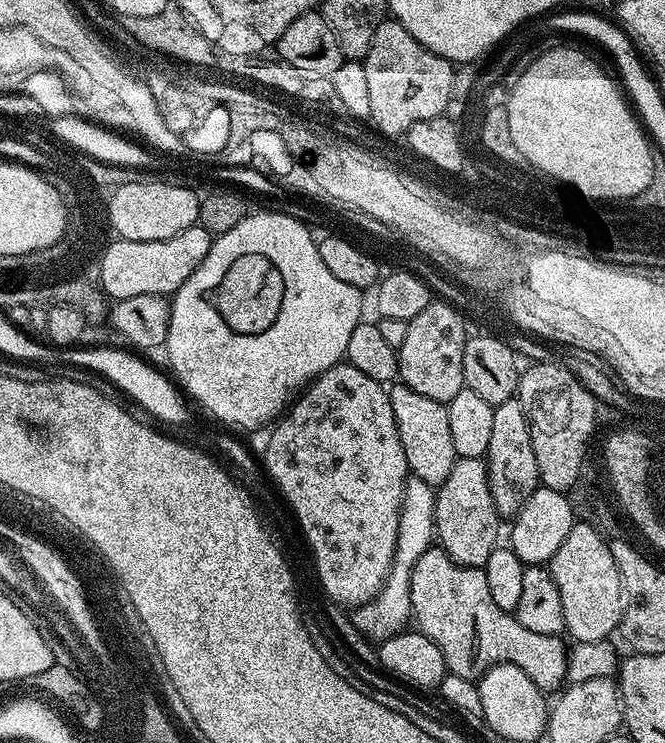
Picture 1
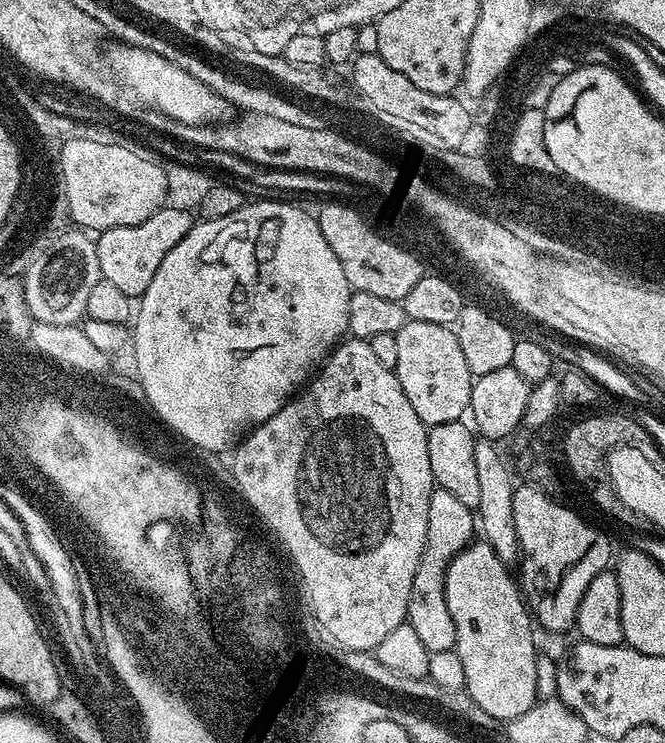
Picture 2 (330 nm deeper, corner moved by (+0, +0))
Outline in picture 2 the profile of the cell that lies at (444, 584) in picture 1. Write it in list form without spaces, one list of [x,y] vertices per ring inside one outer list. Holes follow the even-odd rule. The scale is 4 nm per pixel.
[[[436,488],[430,498],[430,506],[426,514],[426,542],[422,550],[422,558],[418,562],[418,570],[414,574],[406,617],[406,623],[414,626],[422,646],[426,646],[429,654],[454,648],[456,631],[452,625],[448,607],[444,605],[444,570],[462,549],[473,543],[473,540],[473,509],[462,506],[462,502],[458,502],[446,490]]]

